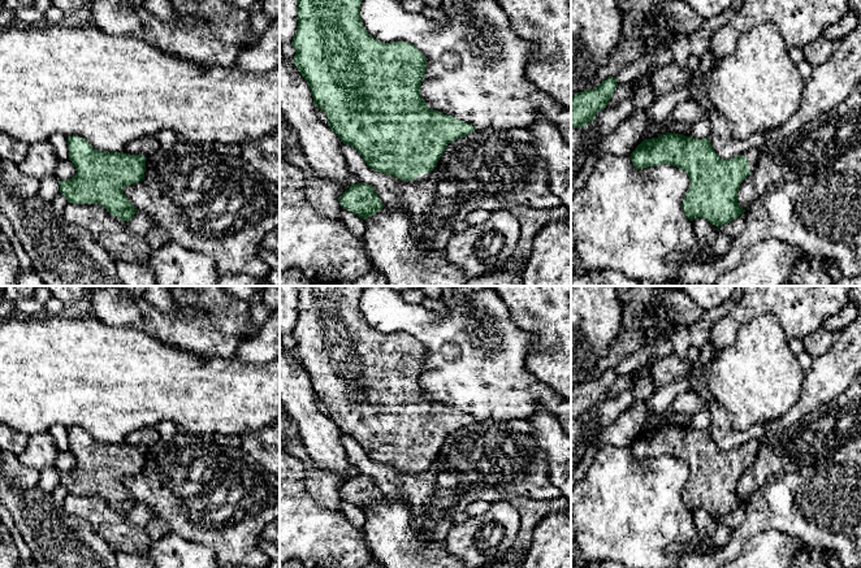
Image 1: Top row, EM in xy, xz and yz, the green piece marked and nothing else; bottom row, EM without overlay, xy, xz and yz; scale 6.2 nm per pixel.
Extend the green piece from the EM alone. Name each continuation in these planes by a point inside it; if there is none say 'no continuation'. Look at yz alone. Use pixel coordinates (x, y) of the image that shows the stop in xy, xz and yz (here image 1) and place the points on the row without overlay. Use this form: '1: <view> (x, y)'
1: yz (830, 374)

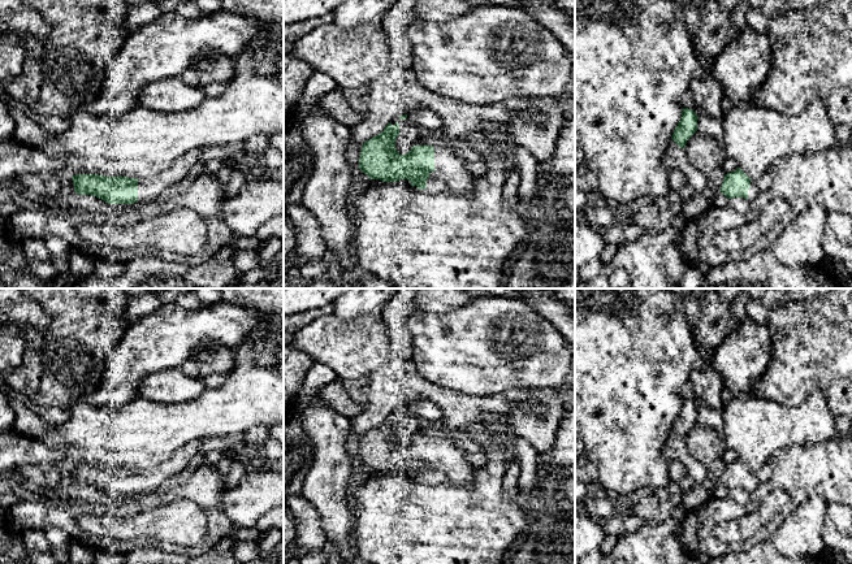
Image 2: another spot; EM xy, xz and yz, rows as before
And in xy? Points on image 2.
1: xy (148, 480)

